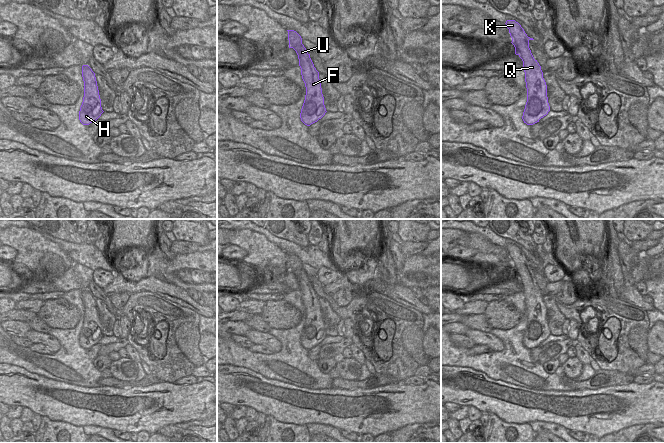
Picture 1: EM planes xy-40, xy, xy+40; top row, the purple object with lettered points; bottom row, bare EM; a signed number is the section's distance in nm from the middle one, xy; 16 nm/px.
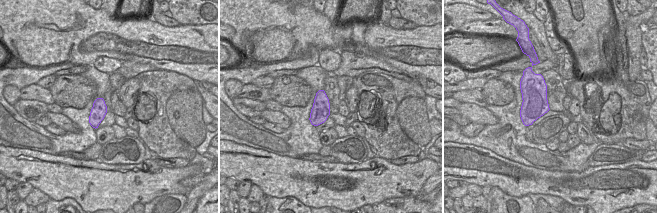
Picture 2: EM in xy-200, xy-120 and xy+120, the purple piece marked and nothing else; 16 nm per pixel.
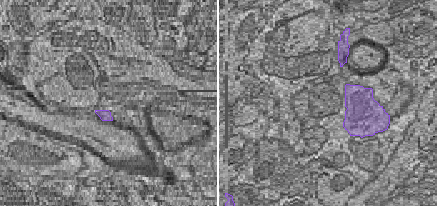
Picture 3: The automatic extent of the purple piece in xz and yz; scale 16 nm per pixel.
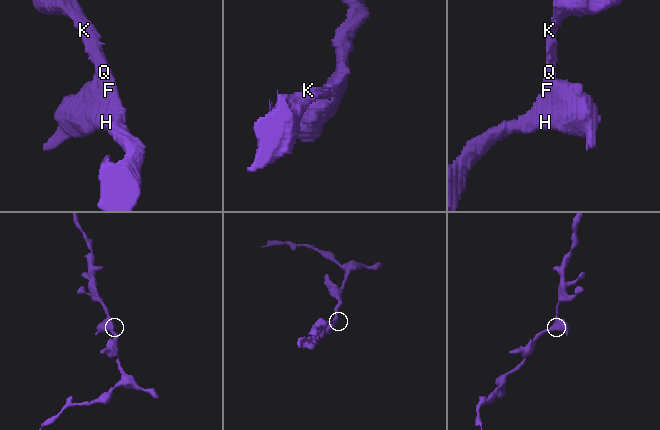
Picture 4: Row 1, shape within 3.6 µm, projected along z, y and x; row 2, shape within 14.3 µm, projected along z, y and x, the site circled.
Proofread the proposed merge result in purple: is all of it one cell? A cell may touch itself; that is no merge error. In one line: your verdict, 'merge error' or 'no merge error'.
no merge error

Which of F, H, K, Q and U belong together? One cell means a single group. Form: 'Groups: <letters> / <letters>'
Groups: F H K Q U.

